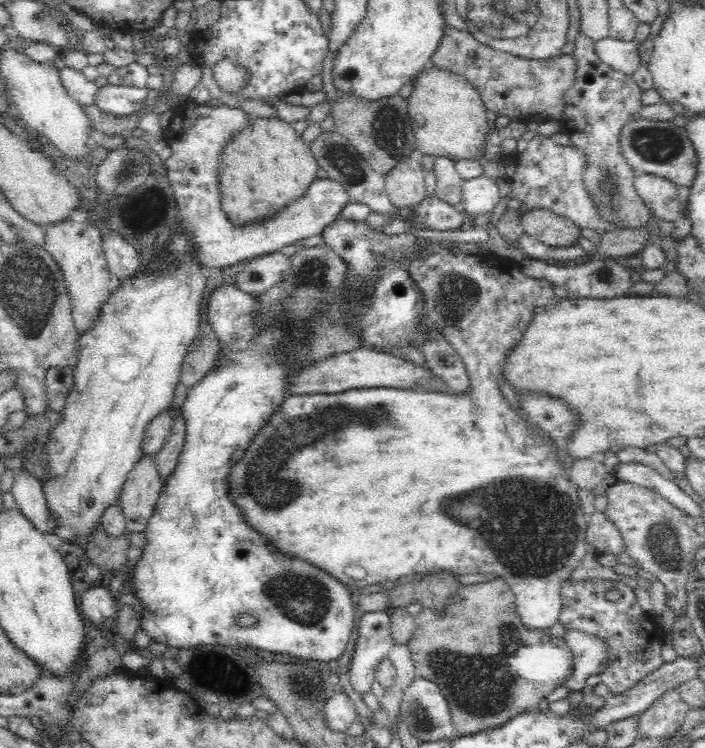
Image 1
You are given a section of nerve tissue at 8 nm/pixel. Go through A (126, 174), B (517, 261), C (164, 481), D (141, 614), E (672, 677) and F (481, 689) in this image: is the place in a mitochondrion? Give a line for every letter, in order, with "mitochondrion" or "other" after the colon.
A: mitochondrion
B: other
C: other
D: other
E: other
F: mitochondrion

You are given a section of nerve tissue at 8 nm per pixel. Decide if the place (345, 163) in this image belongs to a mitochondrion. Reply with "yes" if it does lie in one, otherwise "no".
yes

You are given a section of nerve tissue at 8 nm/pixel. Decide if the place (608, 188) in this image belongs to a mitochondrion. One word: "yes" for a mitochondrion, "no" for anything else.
yes

